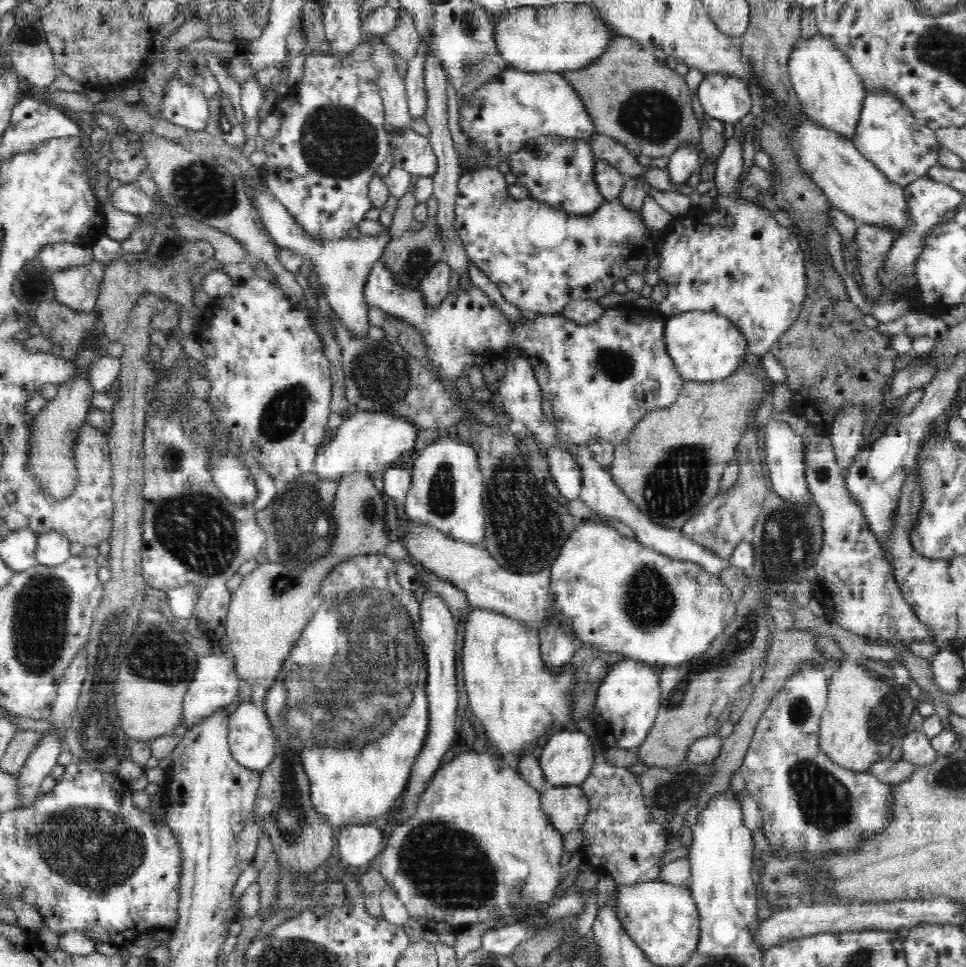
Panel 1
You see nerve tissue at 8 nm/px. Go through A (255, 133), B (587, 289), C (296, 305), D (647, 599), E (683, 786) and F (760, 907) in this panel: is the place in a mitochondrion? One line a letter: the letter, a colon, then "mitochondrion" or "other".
A: other
B: other
C: other
D: mitochondrion
E: mitochondrion
F: other

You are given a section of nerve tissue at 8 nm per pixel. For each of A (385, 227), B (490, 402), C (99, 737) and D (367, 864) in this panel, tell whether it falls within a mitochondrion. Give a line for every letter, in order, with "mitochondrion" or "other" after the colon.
A: other
B: other
C: mitochondrion
D: other

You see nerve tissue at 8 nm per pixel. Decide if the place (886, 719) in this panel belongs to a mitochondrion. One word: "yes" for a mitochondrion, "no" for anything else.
yes

